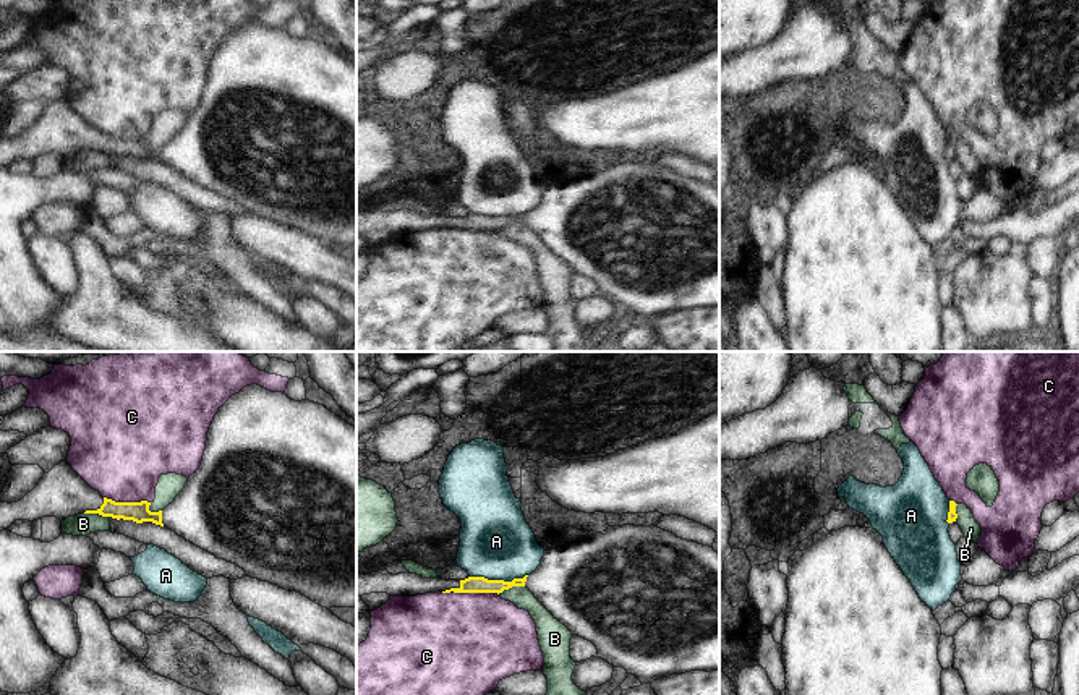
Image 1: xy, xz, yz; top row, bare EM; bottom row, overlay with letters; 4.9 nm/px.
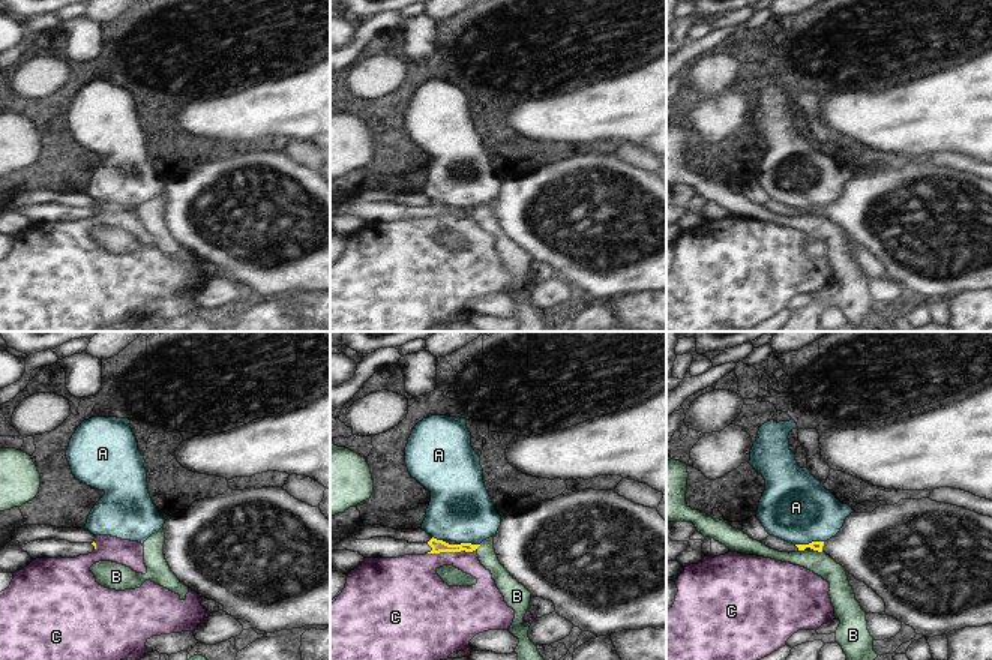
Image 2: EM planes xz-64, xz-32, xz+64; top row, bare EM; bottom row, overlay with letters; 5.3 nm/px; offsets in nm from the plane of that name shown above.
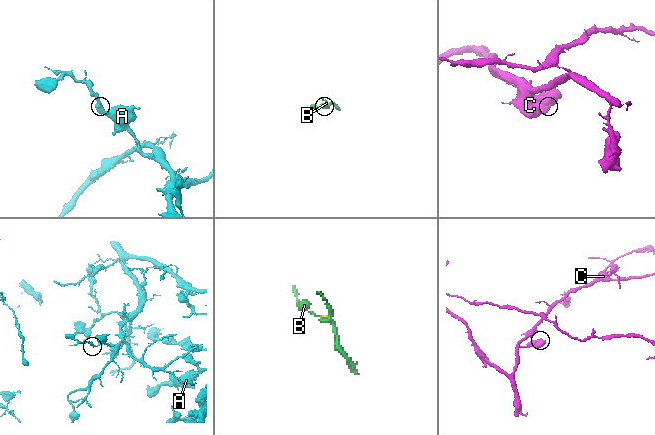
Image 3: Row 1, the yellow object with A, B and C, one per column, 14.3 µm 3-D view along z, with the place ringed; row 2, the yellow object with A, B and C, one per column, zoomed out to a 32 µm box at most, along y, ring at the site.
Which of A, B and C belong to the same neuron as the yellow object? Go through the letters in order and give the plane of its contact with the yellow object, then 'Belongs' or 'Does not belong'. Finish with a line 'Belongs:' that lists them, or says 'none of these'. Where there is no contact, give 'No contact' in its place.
A: Touches yellow in xz. Does not belong
B: Touches yellow in xy. Does not belong
C: Touches yellow in xz. Does not belong
Belongs: none of these

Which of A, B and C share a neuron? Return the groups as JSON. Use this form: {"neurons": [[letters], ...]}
{"neurons": [["A"], ["B"], ["C"]]}

